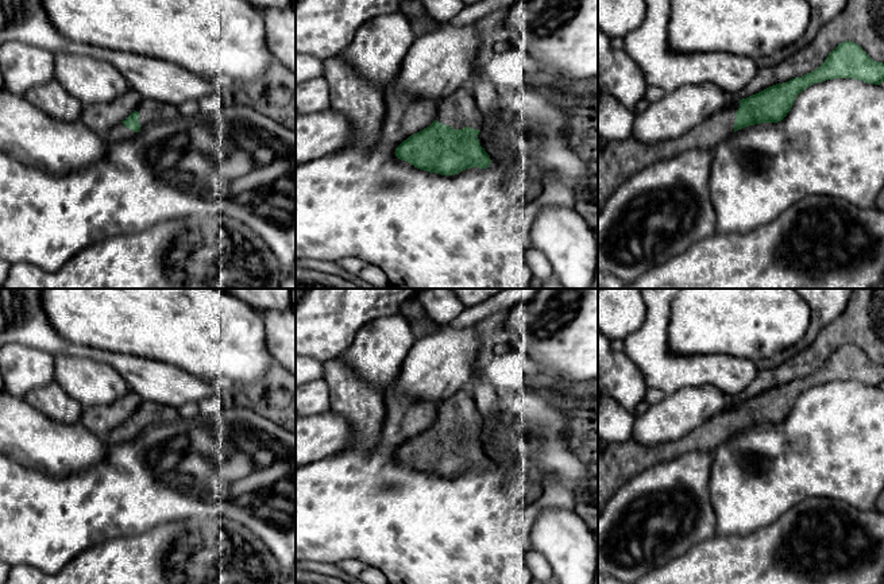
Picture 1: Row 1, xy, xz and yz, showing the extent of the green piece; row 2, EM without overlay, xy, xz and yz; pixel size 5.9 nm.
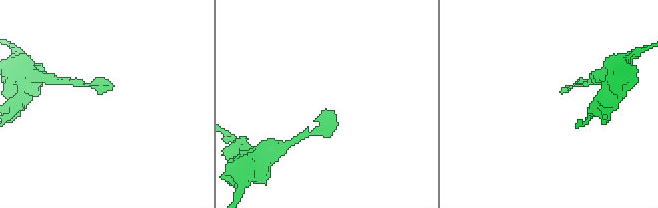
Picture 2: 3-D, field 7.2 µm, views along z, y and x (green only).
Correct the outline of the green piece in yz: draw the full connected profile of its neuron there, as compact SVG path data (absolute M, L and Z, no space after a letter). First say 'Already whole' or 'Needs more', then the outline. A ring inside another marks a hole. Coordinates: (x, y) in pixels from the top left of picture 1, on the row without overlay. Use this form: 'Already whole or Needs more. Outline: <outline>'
Needs more. Outline: M846 343L814 374L772 387L740 403L727 402L719 413L678 441L645 446L632 436L624 442L606 442L606 448L598 450L598 506L603 507L621 486L656 464L692 450L713 453L719 444L741 430L781 424L799 395L834 380L880 387L884 383L884 366L873 363L861 348Z

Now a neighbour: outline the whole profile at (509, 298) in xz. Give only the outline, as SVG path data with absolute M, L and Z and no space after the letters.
M505 289L491 299L466 308L455 320L449 321L451 326L472 326L491 313L498 310L510 312L513 308L532 301L540 289Z

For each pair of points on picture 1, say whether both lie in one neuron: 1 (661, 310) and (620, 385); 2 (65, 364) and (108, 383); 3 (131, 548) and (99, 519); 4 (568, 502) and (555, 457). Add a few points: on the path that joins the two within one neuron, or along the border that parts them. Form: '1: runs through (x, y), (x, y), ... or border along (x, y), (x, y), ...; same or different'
1: border along (622, 351), (639, 368), (647, 387); different
2: runs through (76, 375), (91, 383), (97, 383); same
3: border along (150, 529), (135, 536), (109, 538), (89, 548); different
4: border along (543, 476), (549, 474), (572, 494); different

